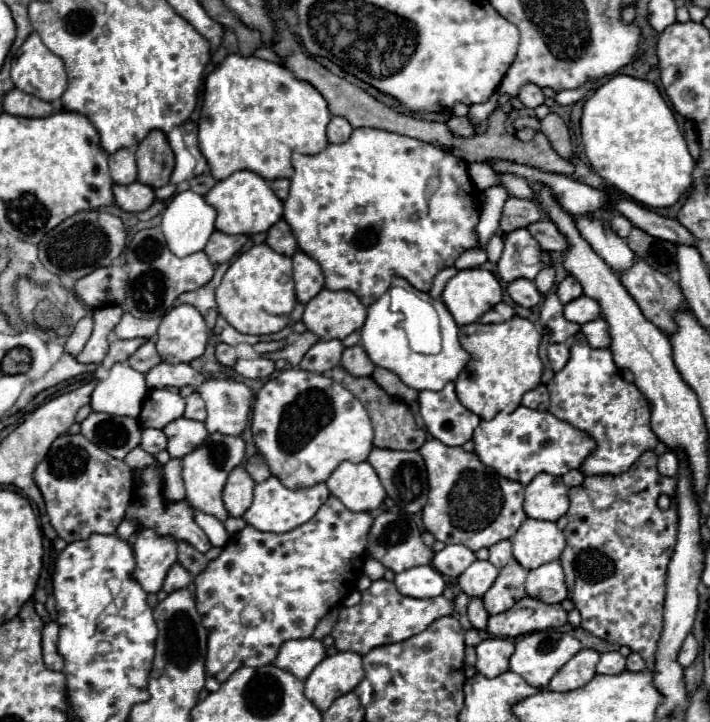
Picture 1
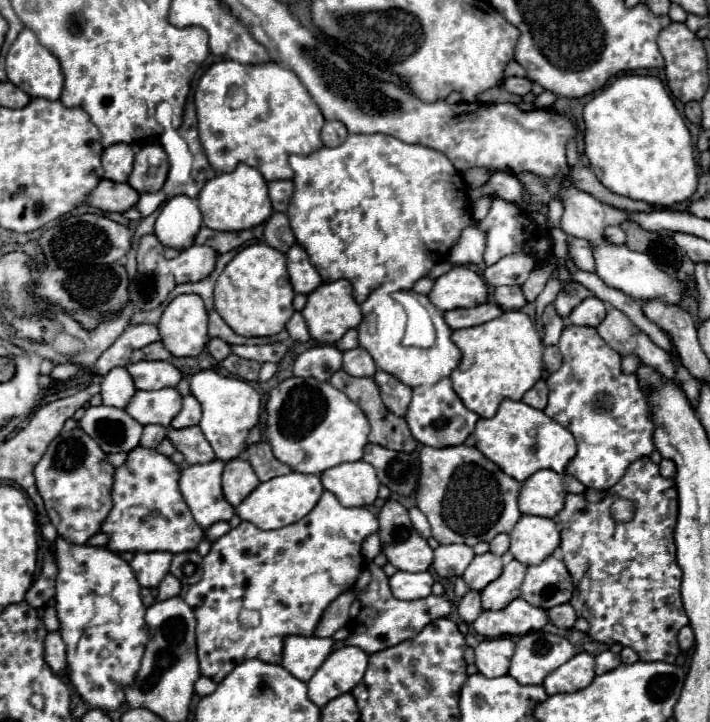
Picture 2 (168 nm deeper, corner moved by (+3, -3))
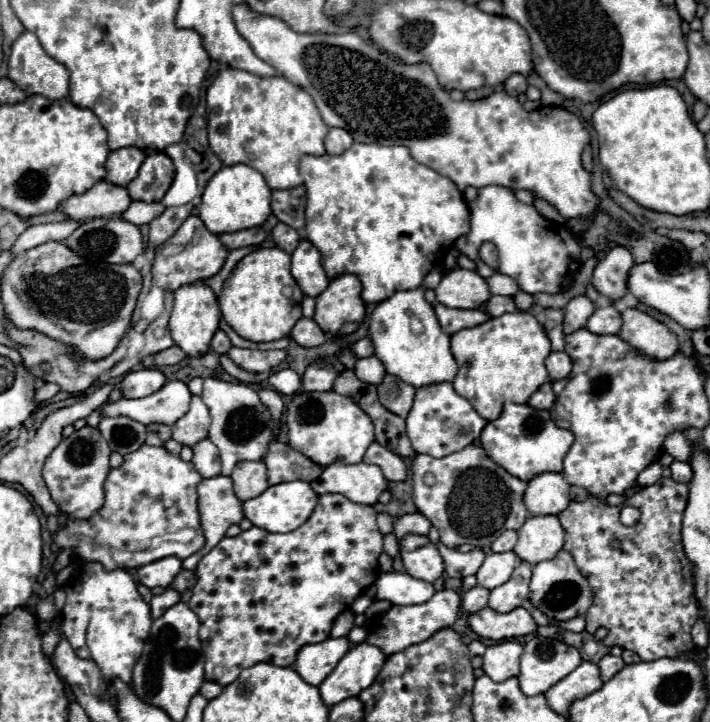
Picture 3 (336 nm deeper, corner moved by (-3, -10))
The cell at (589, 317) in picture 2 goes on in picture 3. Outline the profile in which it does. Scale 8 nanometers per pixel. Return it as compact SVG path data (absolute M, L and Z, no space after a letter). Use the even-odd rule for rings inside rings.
M604 306L596 308L596 312L588 318L586 330L590 330L592 334L618 334L620 326L622 326L620 312L614 306Z

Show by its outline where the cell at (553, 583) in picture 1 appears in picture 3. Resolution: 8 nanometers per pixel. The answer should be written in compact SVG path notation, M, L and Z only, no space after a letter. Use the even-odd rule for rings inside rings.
M562 550L556 558L534 566L528 598L534 608L538 608L540 612L544 612L548 618L554 618L554 620L570 620L574 616L582 616L592 604L590 586L586 578L580 574L580 570L576 568L570 552L566 550Z

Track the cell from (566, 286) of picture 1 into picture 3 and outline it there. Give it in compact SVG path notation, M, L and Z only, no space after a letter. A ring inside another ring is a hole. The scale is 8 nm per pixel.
M574 296L564 308L564 334L584 328L586 320L592 316L594 310L596 306L588 300L588 296Z

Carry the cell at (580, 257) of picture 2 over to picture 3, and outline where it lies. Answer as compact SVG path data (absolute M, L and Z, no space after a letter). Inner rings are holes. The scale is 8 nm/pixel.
M612 246L598 260L592 274L592 286L600 294L608 296L608 300L616 302L626 294L626 276L632 266L634 266L634 260L628 248Z

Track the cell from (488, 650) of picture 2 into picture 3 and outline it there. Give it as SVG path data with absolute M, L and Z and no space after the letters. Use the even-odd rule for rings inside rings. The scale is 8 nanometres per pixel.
M500 642L488 646L482 660L482 670L496 682L504 682L506 678L518 676L518 662L520 662L522 646L516 642Z

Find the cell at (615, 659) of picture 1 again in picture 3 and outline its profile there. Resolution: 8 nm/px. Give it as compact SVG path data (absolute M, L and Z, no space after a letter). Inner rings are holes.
M612 654L604 656L600 662L598 662L598 668L600 668L600 676L604 682L608 682L614 674L618 674L622 668L624 668L624 660L622 658L616 658Z

